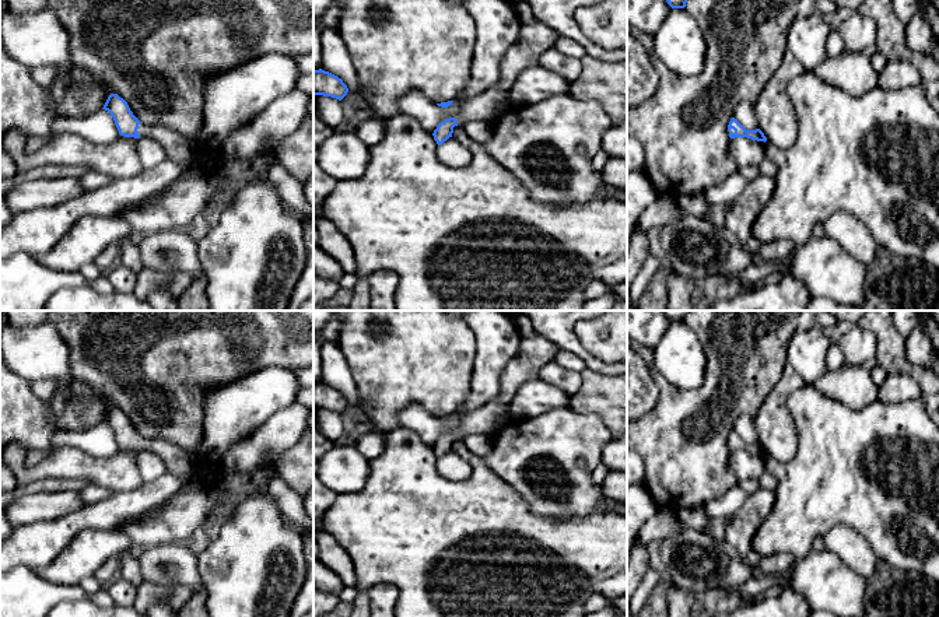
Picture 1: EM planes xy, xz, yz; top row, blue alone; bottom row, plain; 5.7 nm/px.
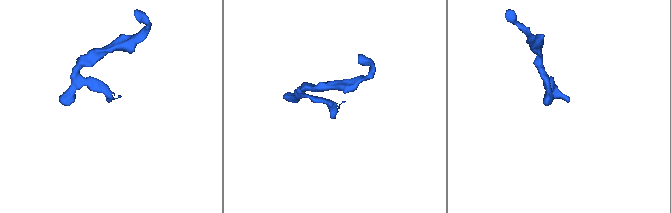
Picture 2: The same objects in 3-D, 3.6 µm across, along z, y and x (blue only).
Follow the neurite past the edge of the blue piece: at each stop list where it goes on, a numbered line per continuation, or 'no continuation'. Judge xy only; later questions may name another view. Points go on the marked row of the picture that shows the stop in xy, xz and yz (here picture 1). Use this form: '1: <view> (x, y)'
1: xy (182, 147)

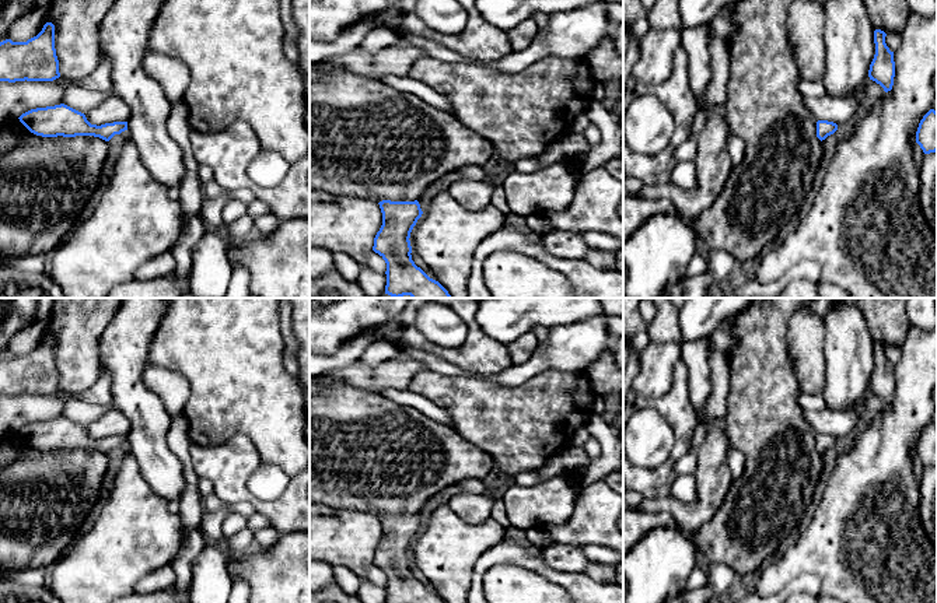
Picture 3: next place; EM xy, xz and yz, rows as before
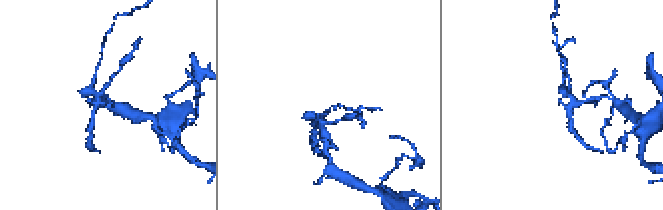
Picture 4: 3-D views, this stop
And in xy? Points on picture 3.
1: xy (116, 143)

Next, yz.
1: yz (871, 93)

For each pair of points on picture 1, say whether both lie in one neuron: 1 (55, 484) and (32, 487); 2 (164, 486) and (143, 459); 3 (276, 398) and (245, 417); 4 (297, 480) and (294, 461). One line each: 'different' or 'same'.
1: same
2: different
3: same
4: same

